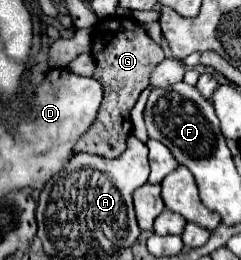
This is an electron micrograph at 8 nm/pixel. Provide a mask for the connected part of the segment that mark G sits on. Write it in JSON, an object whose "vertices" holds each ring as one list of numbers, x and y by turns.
{"vertices":[[130,18,100,20,96,24,92,56,96,60,96,72,92,78,100,80,104,88,104,100,98,108,98,116,94,124,76,142,74,154,86,152,86,154,100,154,104,158,118,158,126,150,126,140,132,130,130,110,136,104,144,86,148,84,150,72,166,56,164,56,164,50,140,28,140,24]]}

